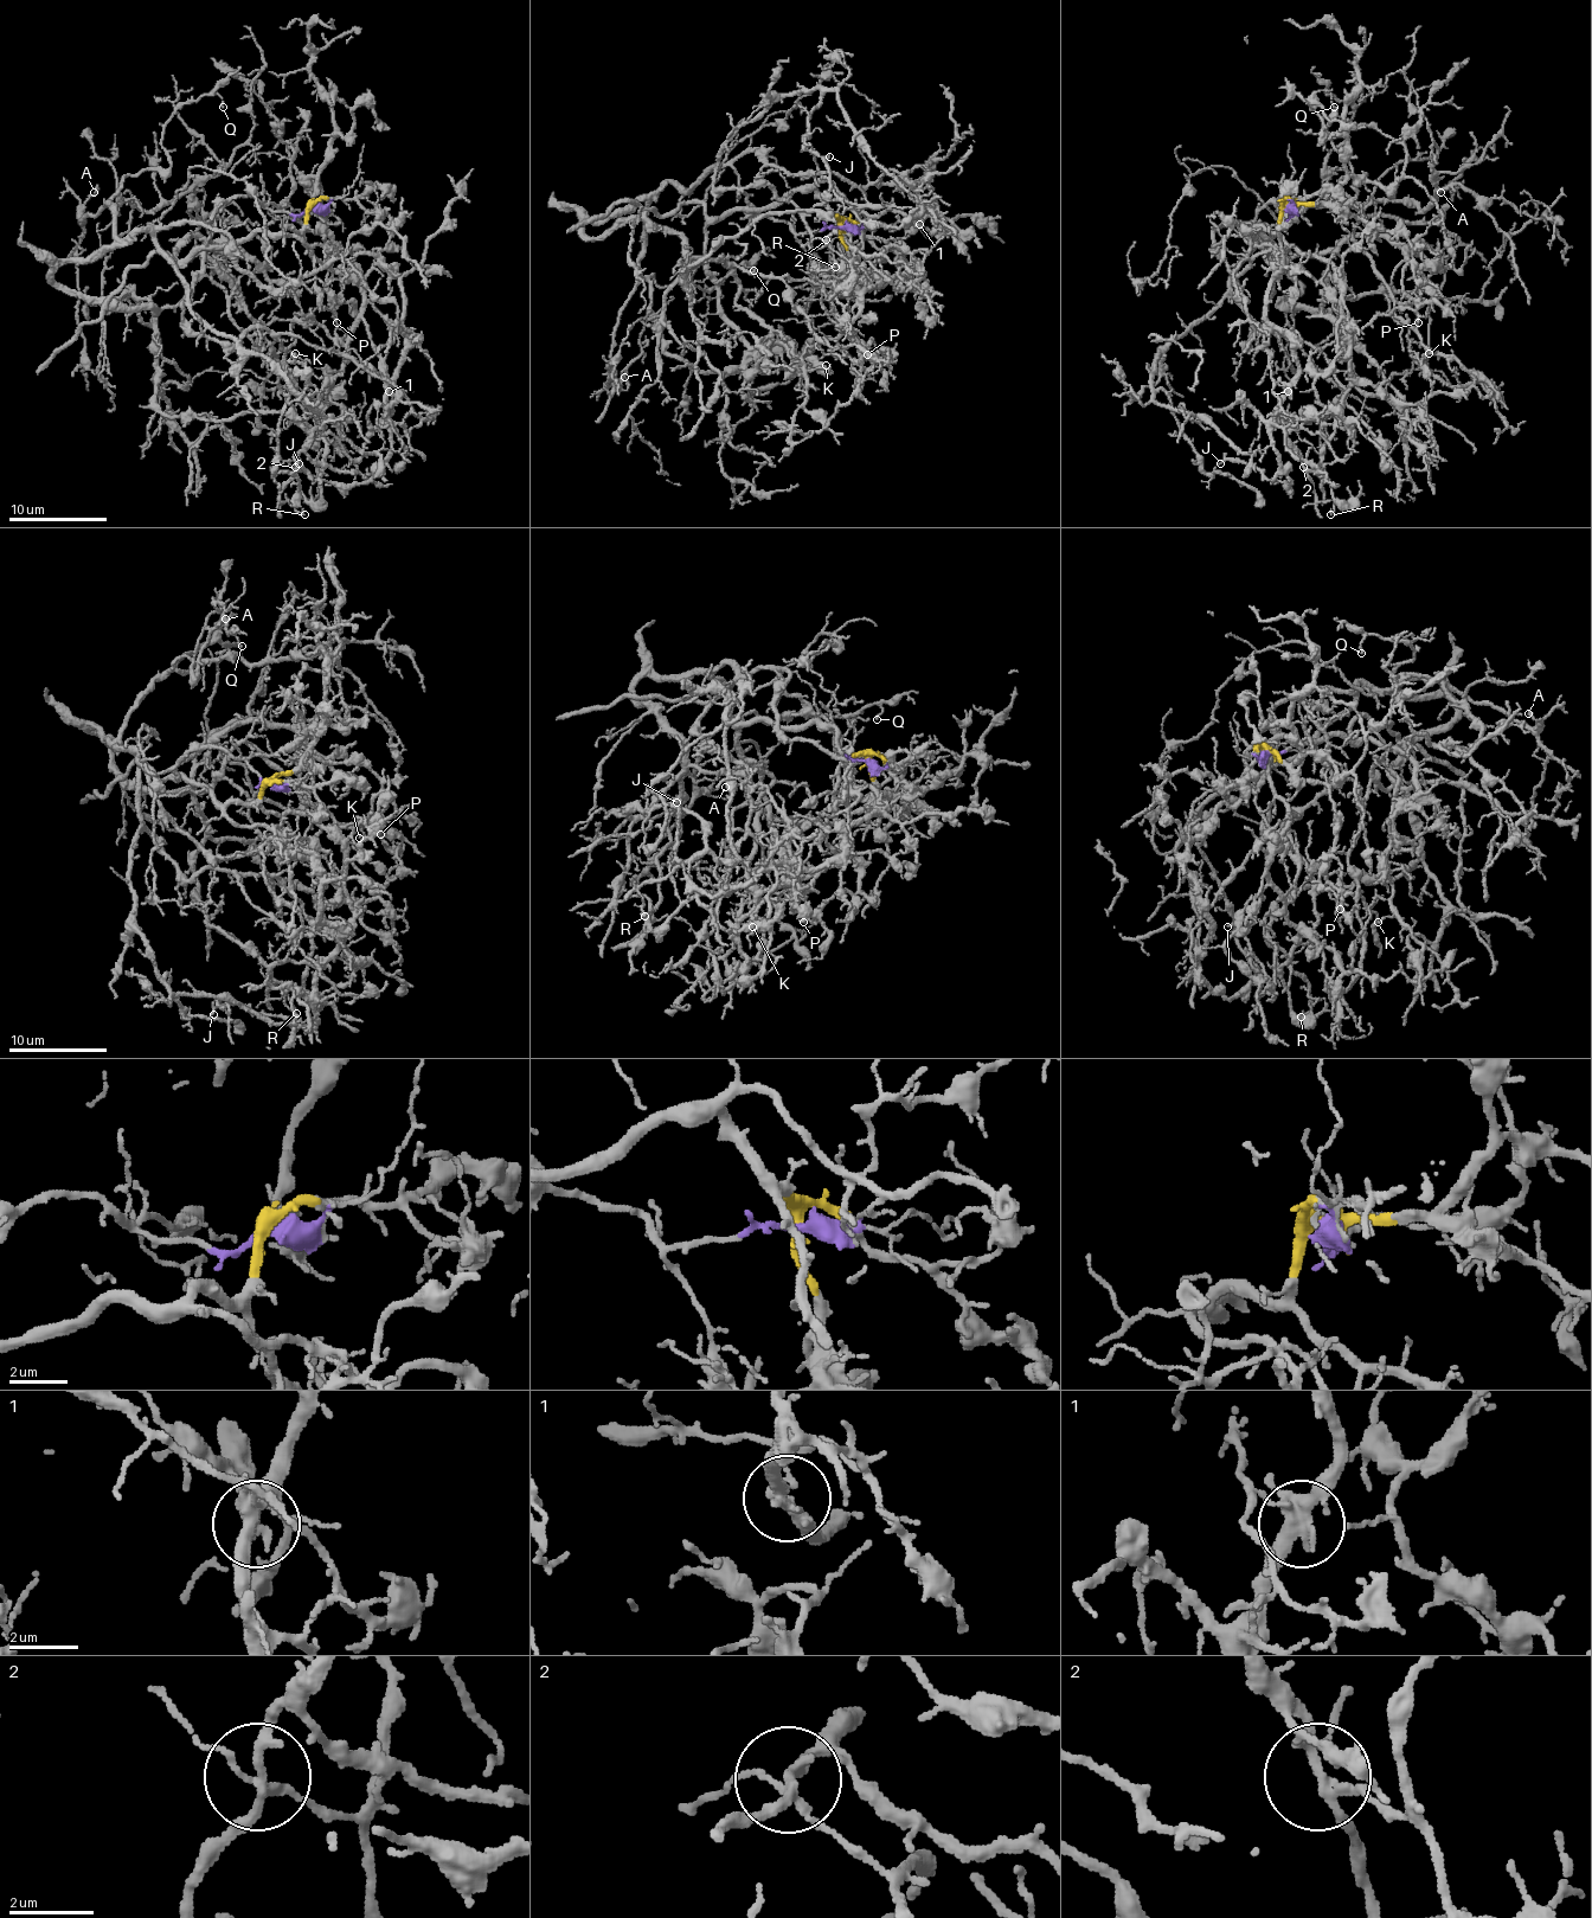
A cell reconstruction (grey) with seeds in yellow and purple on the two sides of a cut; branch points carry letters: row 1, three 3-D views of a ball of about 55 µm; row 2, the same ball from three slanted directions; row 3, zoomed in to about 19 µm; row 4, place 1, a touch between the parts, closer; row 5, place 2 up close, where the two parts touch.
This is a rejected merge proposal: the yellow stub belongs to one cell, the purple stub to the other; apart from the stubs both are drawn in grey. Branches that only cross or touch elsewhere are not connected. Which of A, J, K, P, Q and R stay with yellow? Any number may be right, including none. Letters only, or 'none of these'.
J

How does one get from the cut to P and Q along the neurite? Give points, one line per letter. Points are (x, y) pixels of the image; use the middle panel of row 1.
P: (841, 226), (762, 217), (730, 165), (686, 190), (716, 168), (796, 207), (821, 306), (867, 354)
Q: (841, 226), (762, 217), (730, 165), (646, 207), (641, 276), (668, 286), (700, 262), (707, 288), (755, 271)

